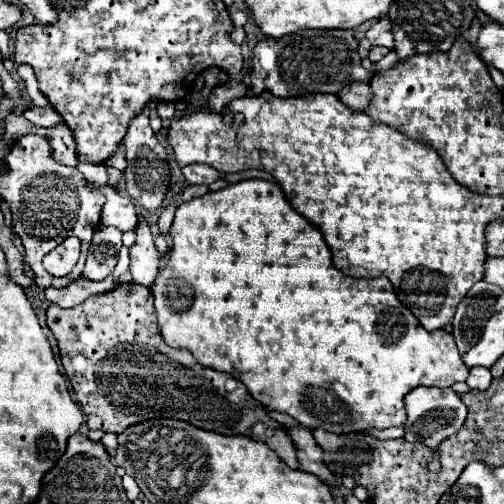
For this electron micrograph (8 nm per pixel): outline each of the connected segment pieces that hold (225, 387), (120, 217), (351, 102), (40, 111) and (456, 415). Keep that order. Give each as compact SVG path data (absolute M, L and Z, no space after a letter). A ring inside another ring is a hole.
M119 284L111 292L89 296L85 302L73 308L61 308L57 304L51 304L47 308L47 326L53 332L61 362L65 366L65 374L71 380L75 398L87 418L89 430L103 430L121 434L125 428L153 420L153 418L175 418L189 422L195 428L211 430L223 436L247 436L257 442L265 442L289 468L297 470L297 450L293 448L293 442L289 440L289 434L283 428L271 428L279 426L263 412L261 406L253 408L255 400L247 392L245 384L235 380L233 376L225 376L223 372L217 372L213 368L205 368L197 364L193 354L189 350L171 348L165 344L155 316L153 306L153 294L147 286L141 284Z
M105 186L105 190L101 190L101 192L107 196L107 202L105 202L103 214L101 214L101 224L115 226L121 232L135 230L137 212L135 212L135 204L131 202L131 198L117 194L111 186Z
M365 82L349 84L349 86L341 88L341 92L337 96L341 96L345 106L349 106L351 110L359 110L361 112L361 110L365 110L369 106L371 90L369 90L369 84L365 84Z
M53 106L25 110L25 112L23 112L23 116L25 116L29 122L33 122L33 124L37 124L37 126L47 126L47 128L49 128L49 126L53 126L53 124L63 122L63 120L61 120L61 116L55 112L55 108L53 108Z
M419 386L405 396L405 408L407 408L407 422L403 424L405 440L409 442L421 440L431 450L437 450L445 438L457 434L467 418L467 406L459 398L459 394L455 394L451 388L441 390Z

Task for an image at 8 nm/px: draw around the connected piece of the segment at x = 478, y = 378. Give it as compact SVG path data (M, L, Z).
M473 368L471 372L469 372L469 378L467 378L467 384L471 386L471 388L477 388L477 390L487 390L489 386L491 386L491 372L487 370L487 368Z

